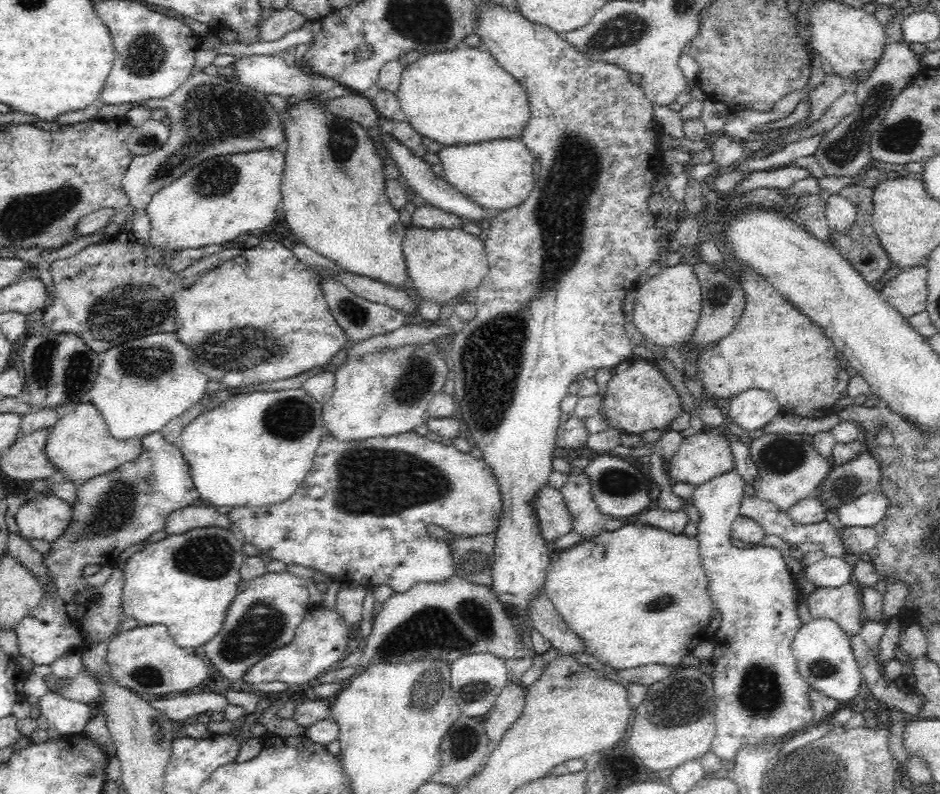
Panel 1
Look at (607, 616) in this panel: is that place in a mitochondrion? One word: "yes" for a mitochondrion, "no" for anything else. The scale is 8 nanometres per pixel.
no

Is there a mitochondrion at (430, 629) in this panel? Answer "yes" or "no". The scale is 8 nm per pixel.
yes

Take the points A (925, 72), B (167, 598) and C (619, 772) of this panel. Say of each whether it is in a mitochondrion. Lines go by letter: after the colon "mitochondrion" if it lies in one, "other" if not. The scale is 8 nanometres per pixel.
A: other
B: other
C: other

